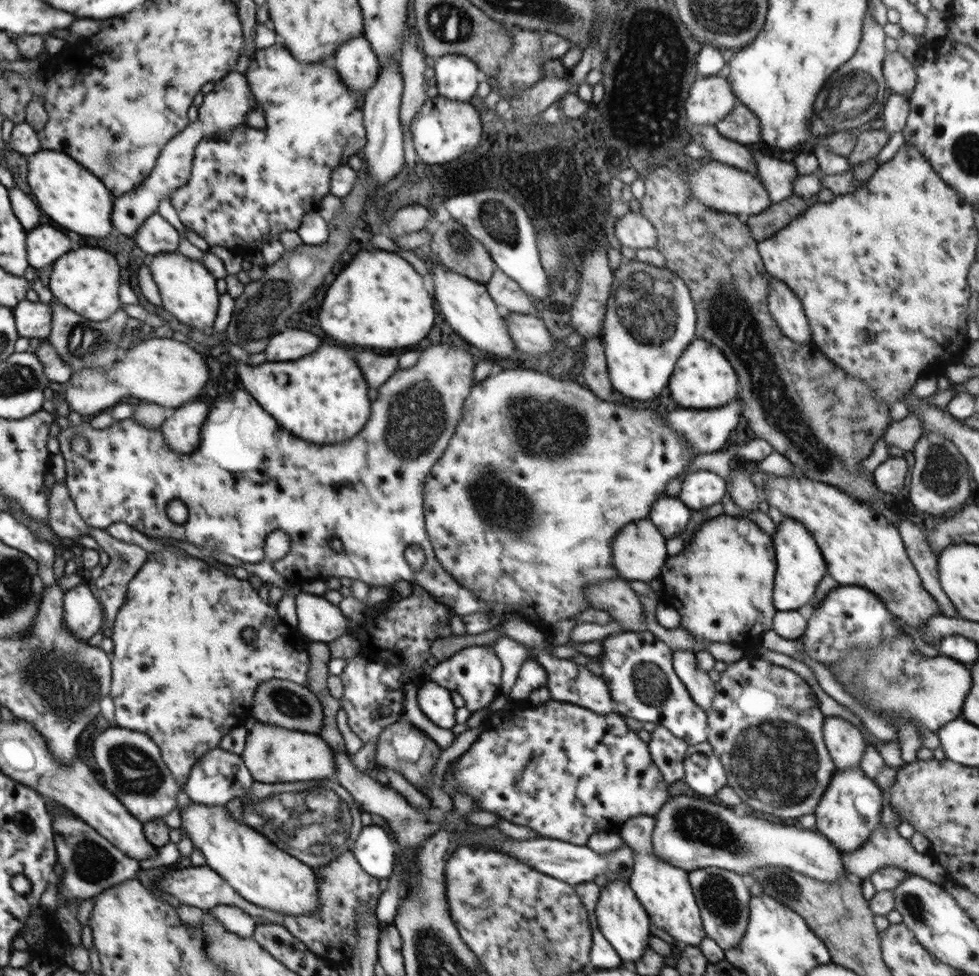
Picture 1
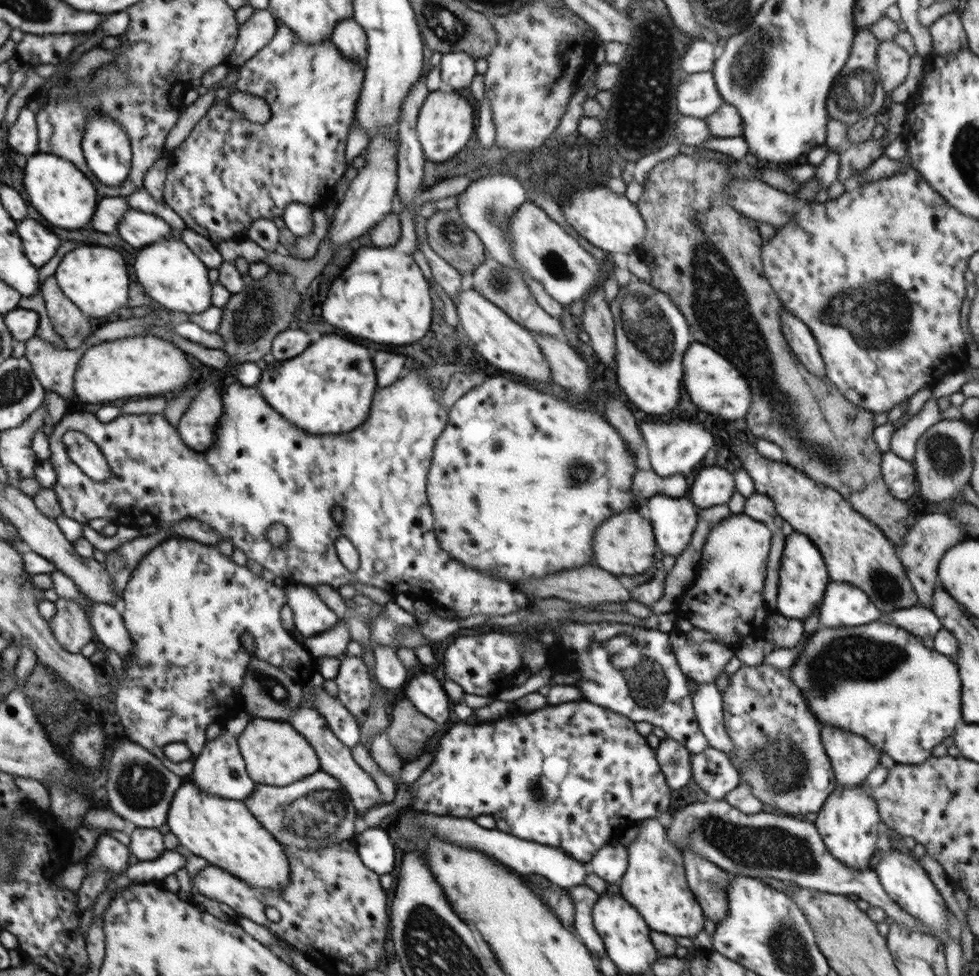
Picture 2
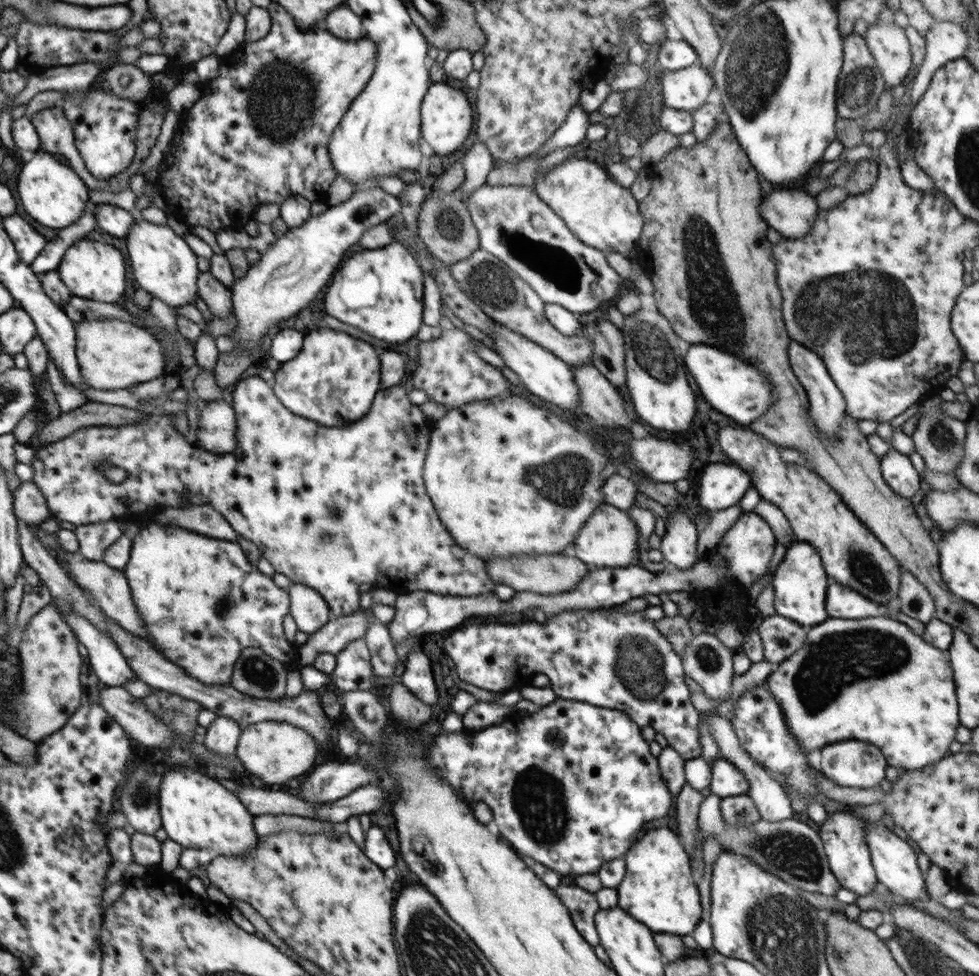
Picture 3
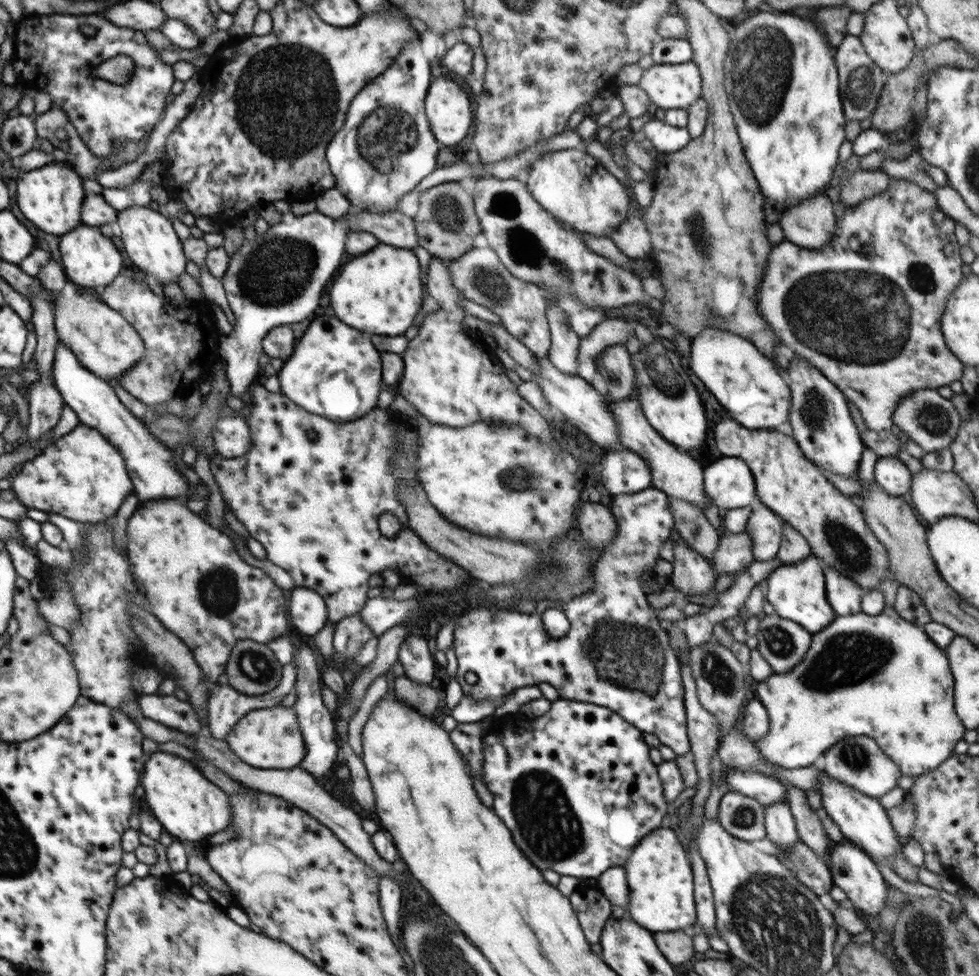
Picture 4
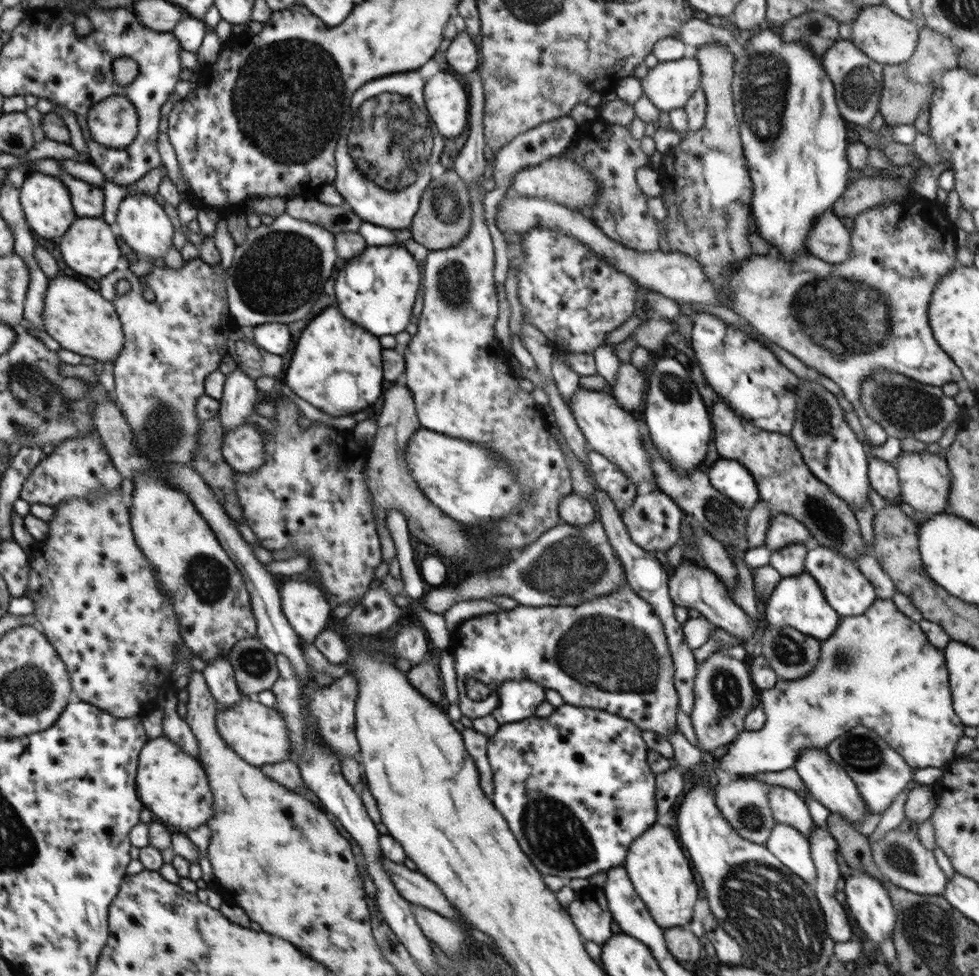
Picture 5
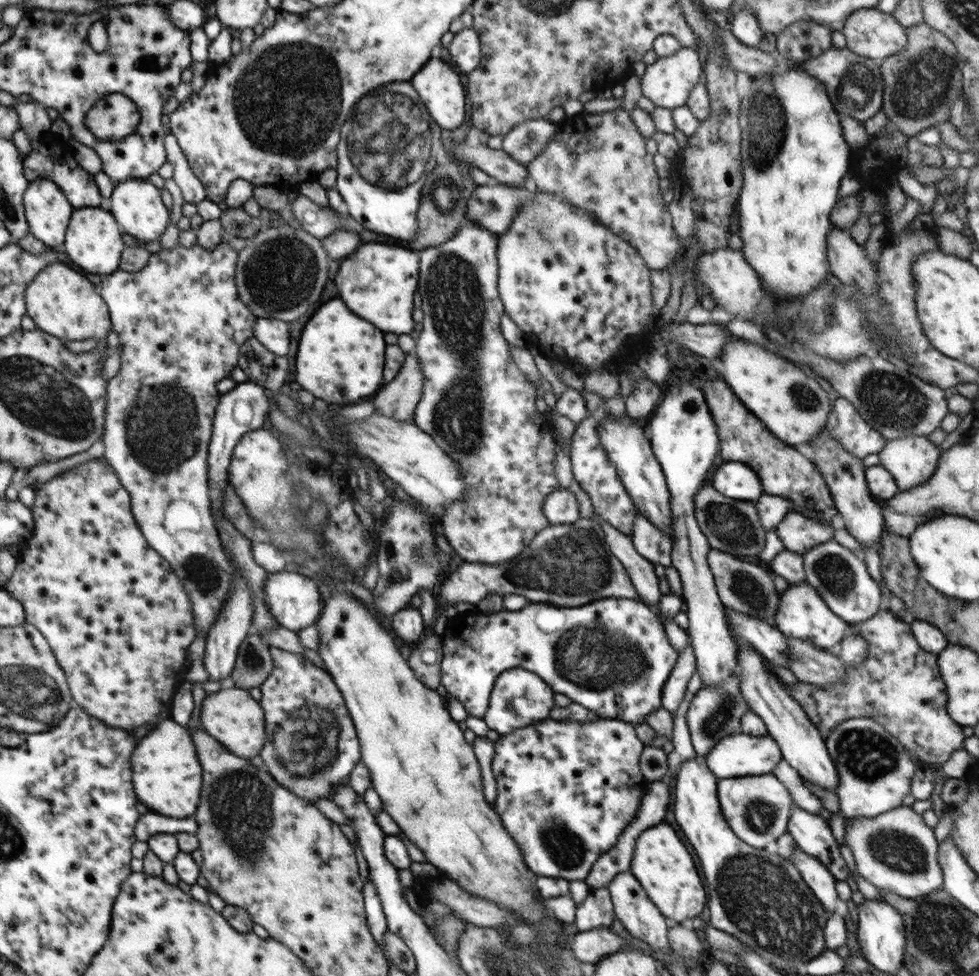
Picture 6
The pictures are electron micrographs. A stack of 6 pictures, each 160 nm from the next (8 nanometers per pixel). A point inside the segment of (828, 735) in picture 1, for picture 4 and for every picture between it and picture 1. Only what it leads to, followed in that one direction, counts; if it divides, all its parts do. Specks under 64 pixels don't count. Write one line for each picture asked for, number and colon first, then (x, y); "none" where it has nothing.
2: (852, 757)
3: (856, 764)
4: (858, 762)

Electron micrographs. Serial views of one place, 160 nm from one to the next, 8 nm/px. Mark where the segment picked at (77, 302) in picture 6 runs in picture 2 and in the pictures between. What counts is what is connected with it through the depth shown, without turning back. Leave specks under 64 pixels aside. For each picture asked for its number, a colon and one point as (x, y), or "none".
2: (141, 365)
3: (112, 354)
4: (103, 341)
5: (82, 320)

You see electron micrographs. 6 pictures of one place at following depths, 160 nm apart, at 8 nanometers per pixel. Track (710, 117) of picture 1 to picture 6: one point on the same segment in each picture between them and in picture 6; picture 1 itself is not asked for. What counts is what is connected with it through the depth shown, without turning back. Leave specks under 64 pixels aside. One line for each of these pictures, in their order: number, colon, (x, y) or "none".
2: (698, 96)
3: (687, 89)
4: (678, 86)
5: (669, 85)
6: (668, 81)

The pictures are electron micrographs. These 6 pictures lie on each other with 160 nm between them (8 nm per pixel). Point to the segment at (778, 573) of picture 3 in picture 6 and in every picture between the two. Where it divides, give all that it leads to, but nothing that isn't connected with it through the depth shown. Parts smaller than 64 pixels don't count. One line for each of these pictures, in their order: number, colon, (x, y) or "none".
4: (797, 592)
5: (798, 601)
6: (802, 613)

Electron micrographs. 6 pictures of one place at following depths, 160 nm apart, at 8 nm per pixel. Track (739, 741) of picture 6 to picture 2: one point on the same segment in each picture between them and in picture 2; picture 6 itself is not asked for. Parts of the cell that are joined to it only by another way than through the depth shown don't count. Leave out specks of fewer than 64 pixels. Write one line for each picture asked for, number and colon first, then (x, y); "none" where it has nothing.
2: (879, 681)
3: (873, 679)
4: (880, 676)
5: (878, 670)

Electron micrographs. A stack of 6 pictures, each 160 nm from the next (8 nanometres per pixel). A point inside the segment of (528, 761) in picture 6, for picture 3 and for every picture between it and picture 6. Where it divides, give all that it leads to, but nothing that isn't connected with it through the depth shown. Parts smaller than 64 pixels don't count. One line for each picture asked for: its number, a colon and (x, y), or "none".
3: (570, 786)
4: (605, 796)
5: (574, 787)

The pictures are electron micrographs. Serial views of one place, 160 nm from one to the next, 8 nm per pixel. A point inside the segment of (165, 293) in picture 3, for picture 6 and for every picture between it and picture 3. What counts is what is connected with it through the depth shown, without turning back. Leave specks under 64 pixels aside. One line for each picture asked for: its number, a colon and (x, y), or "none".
4: (149, 239)
5: (141, 222)
6: (136, 204)

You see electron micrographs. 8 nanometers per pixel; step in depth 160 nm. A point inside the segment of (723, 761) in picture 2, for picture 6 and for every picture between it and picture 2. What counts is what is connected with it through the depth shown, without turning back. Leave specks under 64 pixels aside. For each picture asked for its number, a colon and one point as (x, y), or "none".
3: (727, 780)
4: (767, 790)
5: (787, 807)
6: (811, 832)

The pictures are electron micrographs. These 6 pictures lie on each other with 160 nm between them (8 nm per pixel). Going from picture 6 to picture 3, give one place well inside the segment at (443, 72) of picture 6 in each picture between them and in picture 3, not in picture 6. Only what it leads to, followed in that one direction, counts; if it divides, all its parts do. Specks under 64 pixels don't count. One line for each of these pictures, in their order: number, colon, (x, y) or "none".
3: (446, 115)
4: (447, 107)
5: (446, 101)

